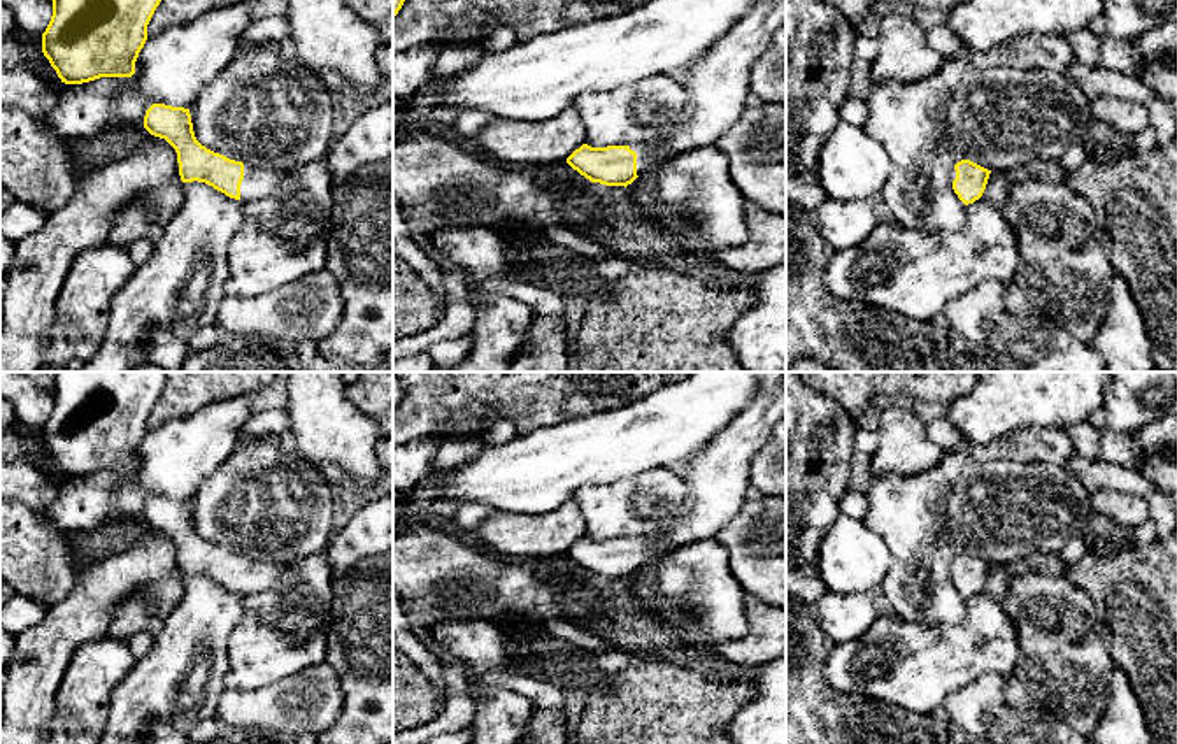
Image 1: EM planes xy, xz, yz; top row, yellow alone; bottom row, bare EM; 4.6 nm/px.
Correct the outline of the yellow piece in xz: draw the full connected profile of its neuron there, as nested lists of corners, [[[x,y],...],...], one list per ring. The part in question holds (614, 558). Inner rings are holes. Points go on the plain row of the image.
[[[758,372],[753,400],[681,467],[689,500],[672,523],[651,537],[591,540],[582,537],[567,556],[591,576],[628,579],[658,554],[716,539],[745,502],[751,460],[786,418],[786,372]]]

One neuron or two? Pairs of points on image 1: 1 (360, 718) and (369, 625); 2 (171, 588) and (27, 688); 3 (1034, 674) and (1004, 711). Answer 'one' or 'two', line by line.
1: one
2: two
3: two

